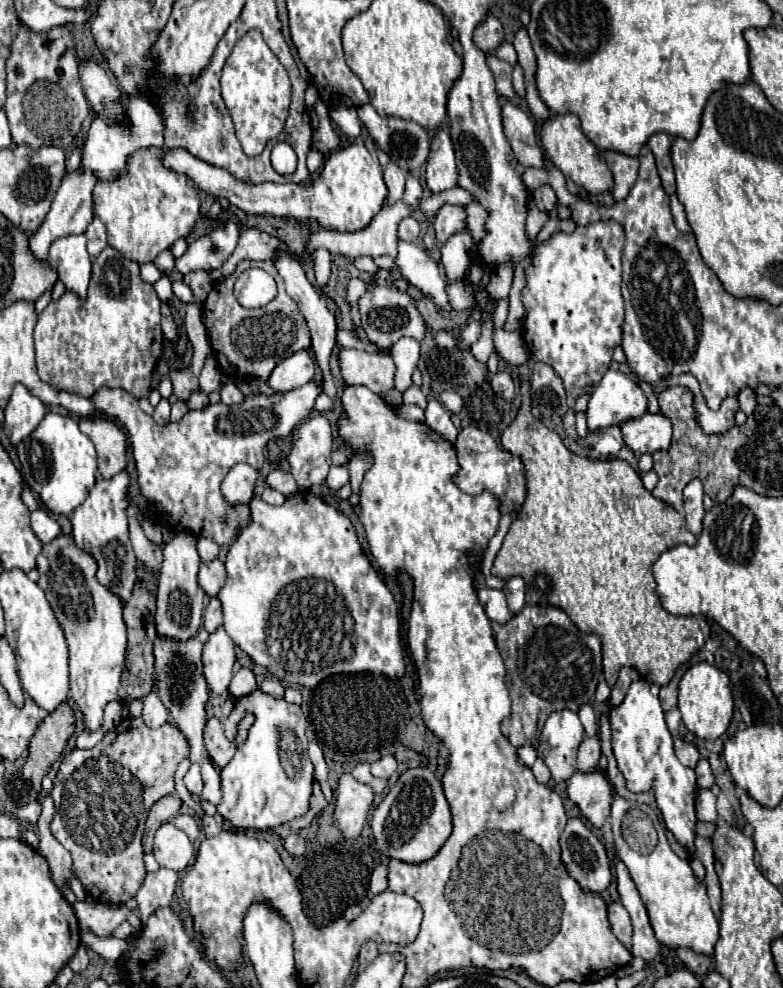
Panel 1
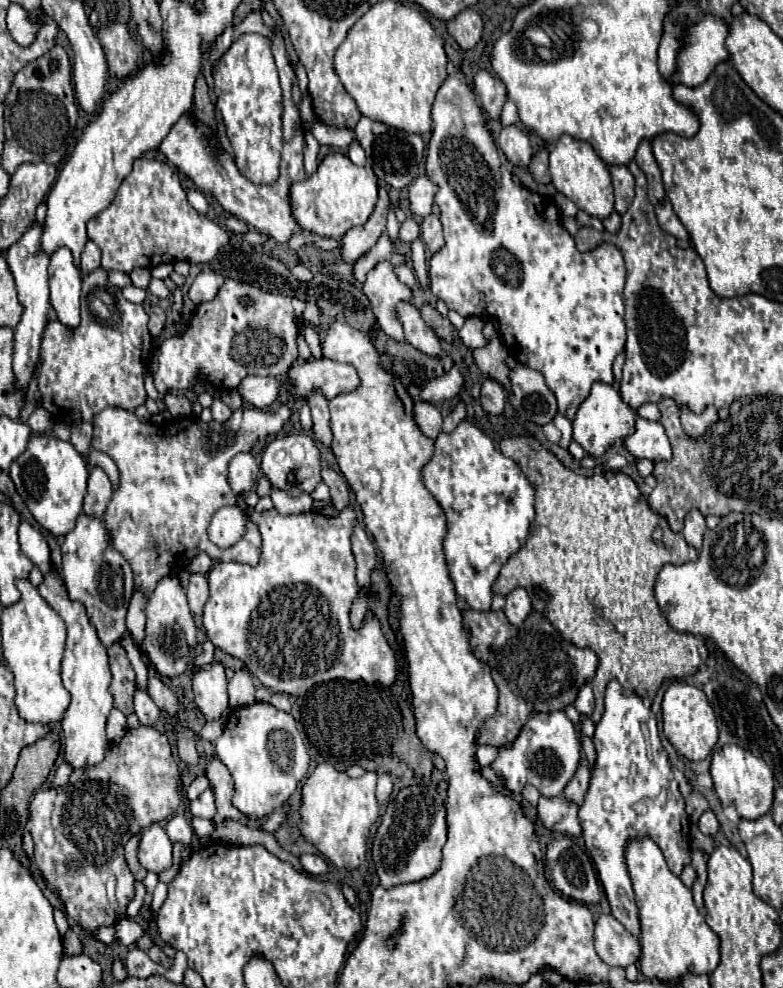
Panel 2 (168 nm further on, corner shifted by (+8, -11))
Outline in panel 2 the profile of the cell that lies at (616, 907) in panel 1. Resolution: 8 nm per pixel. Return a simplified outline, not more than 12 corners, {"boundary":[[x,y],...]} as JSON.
{"boundary":[[611,914],[595,924],[595,950],[609,966],[639,960],[641,944]]}

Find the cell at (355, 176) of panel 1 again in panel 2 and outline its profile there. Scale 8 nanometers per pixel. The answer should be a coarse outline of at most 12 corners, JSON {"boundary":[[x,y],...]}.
{"boundary":[[341,152],[291,188],[301,228],[341,240],[369,220],[377,180]]}

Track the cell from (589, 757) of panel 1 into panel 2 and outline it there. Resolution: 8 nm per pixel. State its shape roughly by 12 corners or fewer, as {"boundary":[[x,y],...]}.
{"boundary":[[581,764],[563,796],[577,806],[589,788],[589,768]]}

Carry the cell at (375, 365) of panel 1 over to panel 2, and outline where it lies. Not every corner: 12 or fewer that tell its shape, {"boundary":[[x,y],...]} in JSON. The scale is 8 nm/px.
{"boundary":[[321,358],[291,366],[283,388],[331,400],[357,388],[351,364]]}

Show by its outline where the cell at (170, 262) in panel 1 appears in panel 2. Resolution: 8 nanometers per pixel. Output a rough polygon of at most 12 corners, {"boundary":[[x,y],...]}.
{"boundary":[[135,268],[127,276],[137,288],[147,288],[151,272]]}

